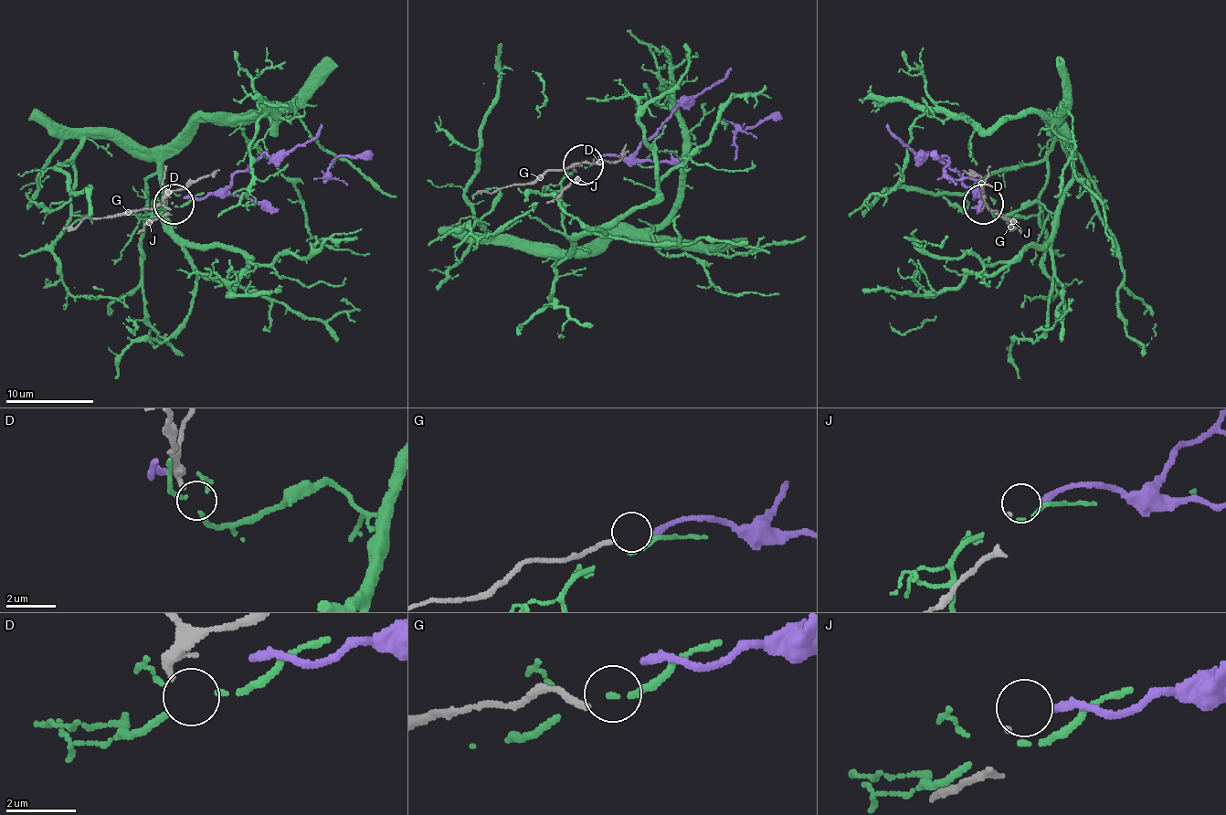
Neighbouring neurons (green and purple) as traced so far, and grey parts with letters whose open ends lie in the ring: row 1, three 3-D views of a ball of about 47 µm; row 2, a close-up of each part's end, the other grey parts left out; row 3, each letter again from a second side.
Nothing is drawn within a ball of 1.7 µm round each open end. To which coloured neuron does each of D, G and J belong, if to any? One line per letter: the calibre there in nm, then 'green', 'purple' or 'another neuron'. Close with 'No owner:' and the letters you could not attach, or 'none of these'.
D: 200 nm | another neuron
G: 200 nm | another neuron
J: 70 nm | purple
No owner: D, G

